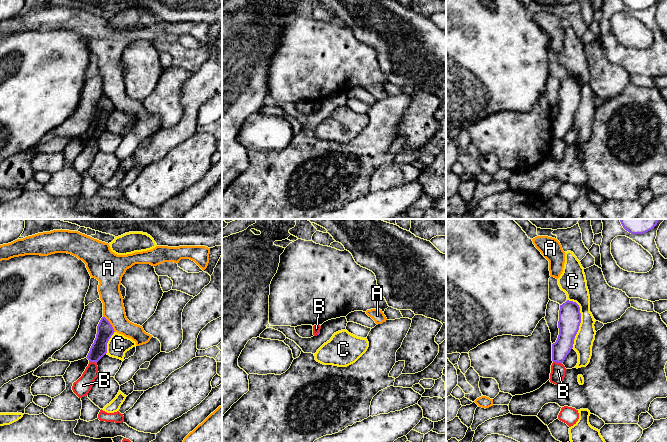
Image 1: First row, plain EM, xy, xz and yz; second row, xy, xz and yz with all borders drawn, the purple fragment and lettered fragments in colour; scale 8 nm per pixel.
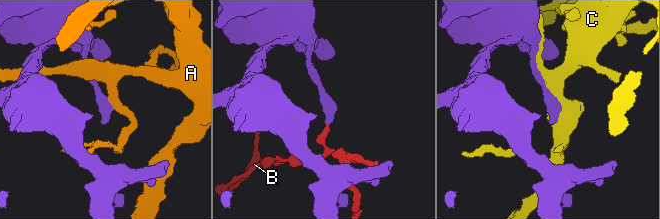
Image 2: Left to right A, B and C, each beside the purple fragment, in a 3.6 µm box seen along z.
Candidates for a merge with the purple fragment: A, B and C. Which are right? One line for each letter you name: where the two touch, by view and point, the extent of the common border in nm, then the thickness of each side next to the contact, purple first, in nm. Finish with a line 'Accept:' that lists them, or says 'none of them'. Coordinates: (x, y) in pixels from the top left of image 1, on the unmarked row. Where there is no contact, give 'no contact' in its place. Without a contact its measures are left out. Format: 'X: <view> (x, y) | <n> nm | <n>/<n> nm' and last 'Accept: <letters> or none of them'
Accept: none of them

